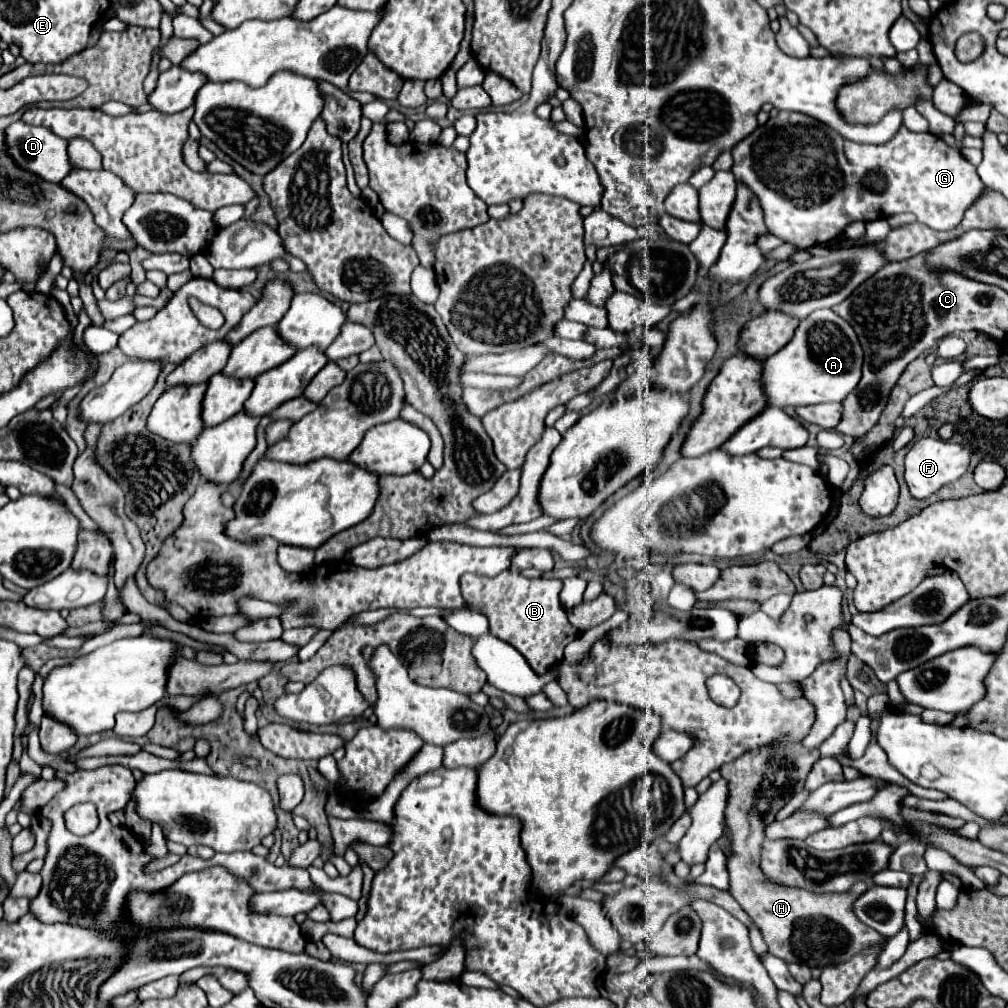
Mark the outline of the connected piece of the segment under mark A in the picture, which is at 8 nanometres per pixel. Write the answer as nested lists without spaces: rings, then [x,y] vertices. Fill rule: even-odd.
[[[815,310],[801,320],[795,336],[777,354],[765,360],[763,384],[771,406],[809,406],[841,402],[861,380],[863,348],[855,330],[833,310]]]

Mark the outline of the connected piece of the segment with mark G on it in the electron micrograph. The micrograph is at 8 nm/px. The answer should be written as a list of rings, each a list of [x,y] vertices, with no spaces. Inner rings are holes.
[[[779,112],[763,126],[757,126],[749,138],[737,142],[731,152],[735,160],[731,172],[735,174],[735,178],[745,182],[761,200],[769,232],[801,248],[827,244],[839,238],[845,226],[855,220],[871,222],[901,212],[915,214],[919,222],[933,230],[953,230],[963,220],[965,208],[969,208],[971,202],[975,202],[985,188],[975,172],[975,166],[969,164],[961,156],[961,152],[949,148],[935,134],[915,134],[903,124],[893,140],[875,146],[845,140],[841,134],[829,130],[827,124],[821,124],[811,116],[799,112],[783,116],[783,112]],[[895,150],[903,150],[903,158],[897,158]]]

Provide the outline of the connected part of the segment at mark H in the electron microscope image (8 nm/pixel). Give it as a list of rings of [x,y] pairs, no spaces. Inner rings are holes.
[[[769,744],[769,748],[757,748],[757,752],[745,752],[741,758],[723,764],[723,768],[719,768],[721,776],[729,782],[729,802],[725,810],[725,822],[729,828],[729,842],[731,842],[731,854],[727,856],[727,872],[731,880],[729,892],[759,926],[763,940],[769,946],[769,954],[785,960],[787,964],[797,962],[809,968],[823,968],[827,964],[845,962],[853,954],[861,952],[863,948],[869,948],[883,940],[879,932],[857,920],[857,916],[853,914],[853,900],[857,900],[861,892],[867,892],[869,886],[873,886],[873,882],[871,884],[859,882],[849,892],[843,894],[813,894],[807,890],[777,886],[769,882],[759,870],[759,850],[765,836],[765,826],[775,820],[775,814],[789,802],[789,798],[795,792],[803,790],[805,776],[809,774],[811,766],[817,760],[819,760],[819,750],[807,750],[803,744]]]

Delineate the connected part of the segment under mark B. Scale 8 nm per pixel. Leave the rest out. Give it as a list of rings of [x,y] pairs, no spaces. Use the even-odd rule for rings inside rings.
[[[505,570],[495,578],[475,574],[465,574],[461,578],[461,592],[467,604],[485,608],[491,634],[521,652],[537,674],[545,674],[559,664],[563,660],[565,646],[579,635],[559,602],[561,588],[563,582],[557,578],[525,578],[517,570]]]

